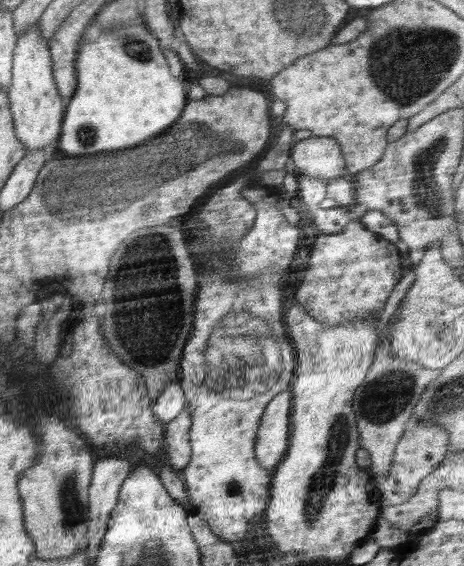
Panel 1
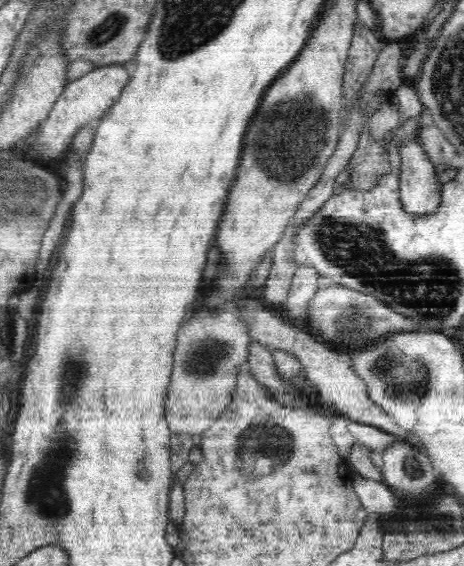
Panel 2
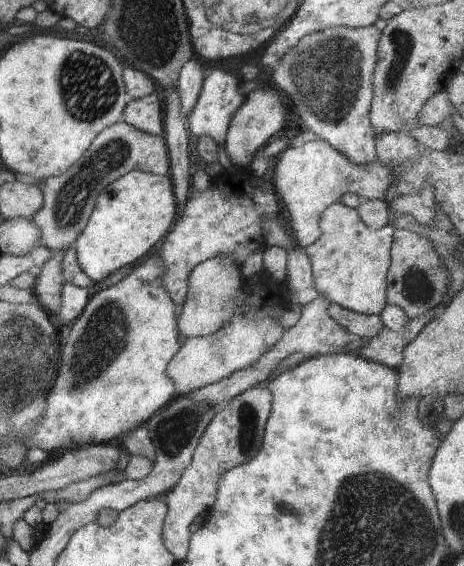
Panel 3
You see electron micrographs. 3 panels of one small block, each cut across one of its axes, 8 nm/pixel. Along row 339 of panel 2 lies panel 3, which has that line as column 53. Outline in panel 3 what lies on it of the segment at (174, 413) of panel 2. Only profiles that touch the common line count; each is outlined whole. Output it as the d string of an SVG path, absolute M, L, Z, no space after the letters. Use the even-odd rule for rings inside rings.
M121 119L99 134L98 138L94 138L82 158L72 164L71 170L49 177L45 182L44 208L33 219L41 229L40 246L67 252L86 228L98 195L126 173L139 170L168 176L171 160L168 160L168 148L162 137L140 132Z

